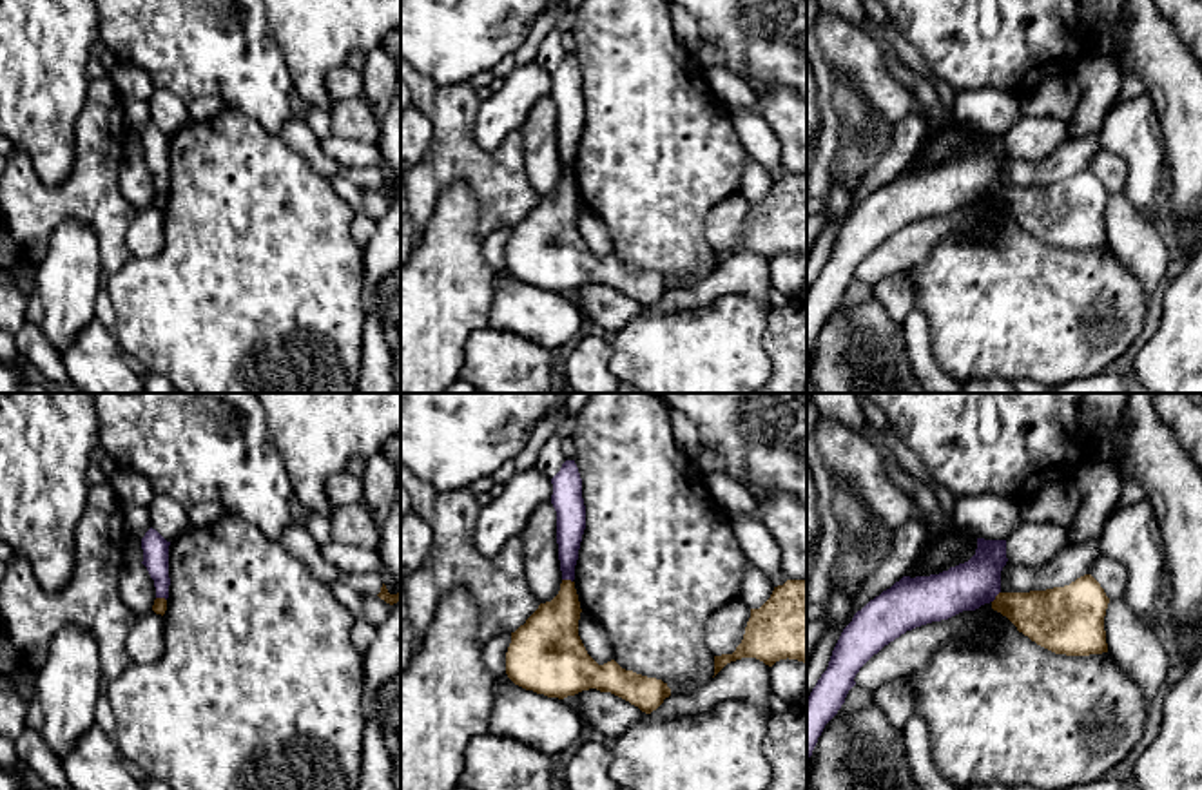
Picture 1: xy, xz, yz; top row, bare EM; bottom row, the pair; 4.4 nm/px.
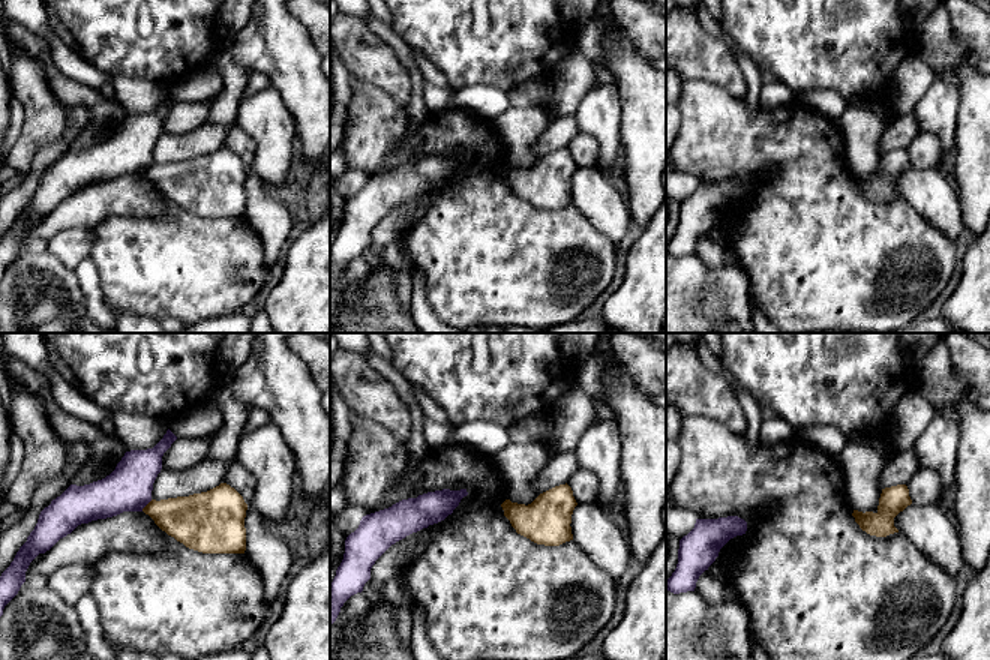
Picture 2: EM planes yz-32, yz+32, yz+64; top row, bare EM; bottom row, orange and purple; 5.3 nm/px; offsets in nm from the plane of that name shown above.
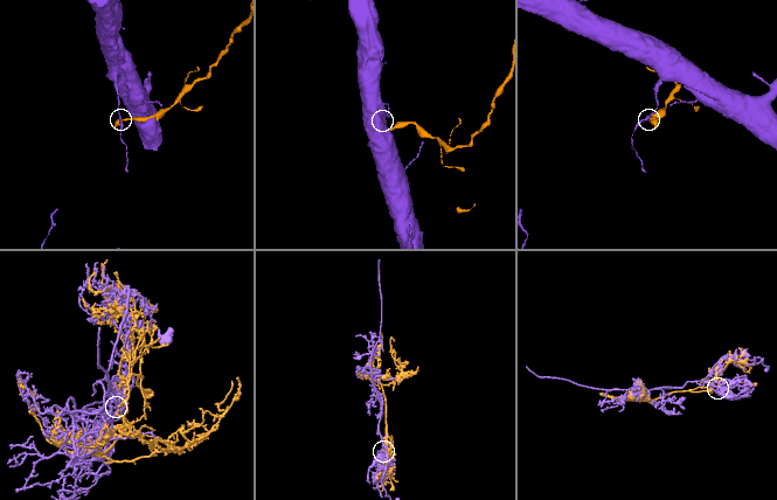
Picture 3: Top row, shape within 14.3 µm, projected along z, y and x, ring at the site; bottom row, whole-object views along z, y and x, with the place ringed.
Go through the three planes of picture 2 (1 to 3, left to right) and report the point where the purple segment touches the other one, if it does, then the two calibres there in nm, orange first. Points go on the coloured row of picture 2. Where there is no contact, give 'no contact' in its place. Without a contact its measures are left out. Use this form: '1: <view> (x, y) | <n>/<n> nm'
1: yz-32 (146, 506) | 260/240 nm
2: no contact
3: no contact

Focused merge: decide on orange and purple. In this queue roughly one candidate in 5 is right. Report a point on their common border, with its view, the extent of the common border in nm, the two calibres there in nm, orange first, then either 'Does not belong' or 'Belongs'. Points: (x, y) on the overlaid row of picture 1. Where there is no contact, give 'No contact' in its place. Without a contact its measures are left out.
Touches orange at xy (162, 598). Shared border 50 nm. Thickness 60 nm (orange) against 110 nm. Does not belong

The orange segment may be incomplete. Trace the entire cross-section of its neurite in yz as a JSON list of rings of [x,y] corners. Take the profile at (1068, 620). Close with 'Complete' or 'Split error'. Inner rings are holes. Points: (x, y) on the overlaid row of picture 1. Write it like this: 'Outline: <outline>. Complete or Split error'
Outline: [[[1084,574],[1064,587],[999,592],[992,609],[1055,654],[1090,656],[1108,652],[1104,631],[1108,603],[1100,583]]]. Complete

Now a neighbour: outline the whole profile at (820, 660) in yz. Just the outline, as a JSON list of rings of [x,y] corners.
[[[847,612],[843,621],[836,627],[823,629],[821,638],[818,640],[816,650],[807,665],[807,699],[816,687],[821,674],[827,670],[832,650],[843,632],[843,629],[852,621],[854,612]]]

